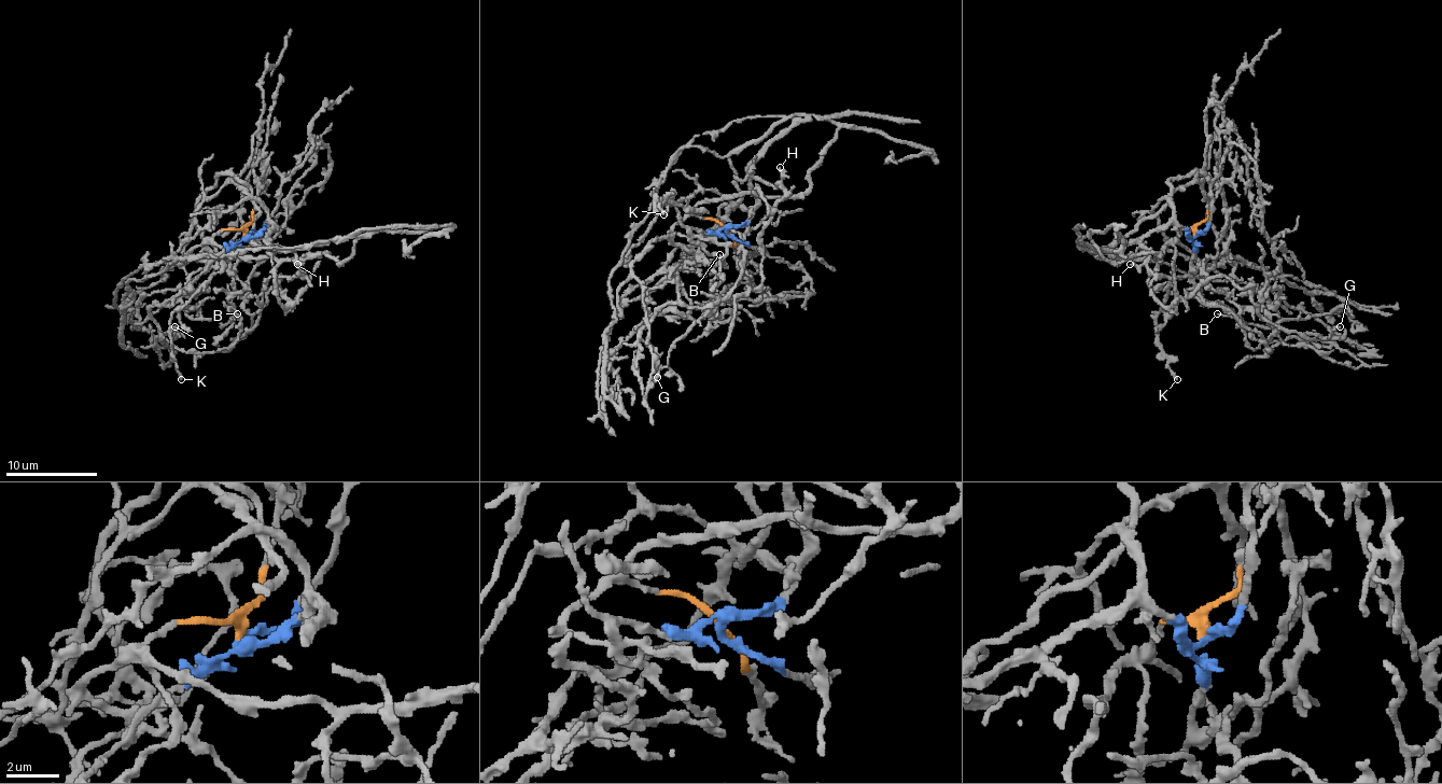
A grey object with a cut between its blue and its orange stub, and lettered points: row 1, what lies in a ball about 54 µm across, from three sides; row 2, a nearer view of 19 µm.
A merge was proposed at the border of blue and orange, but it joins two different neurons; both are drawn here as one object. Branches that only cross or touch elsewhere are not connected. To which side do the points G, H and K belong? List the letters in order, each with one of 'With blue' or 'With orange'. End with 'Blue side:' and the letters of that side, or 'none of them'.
G: With blue
H: With blue
K: With orange
Blue side: G, H

